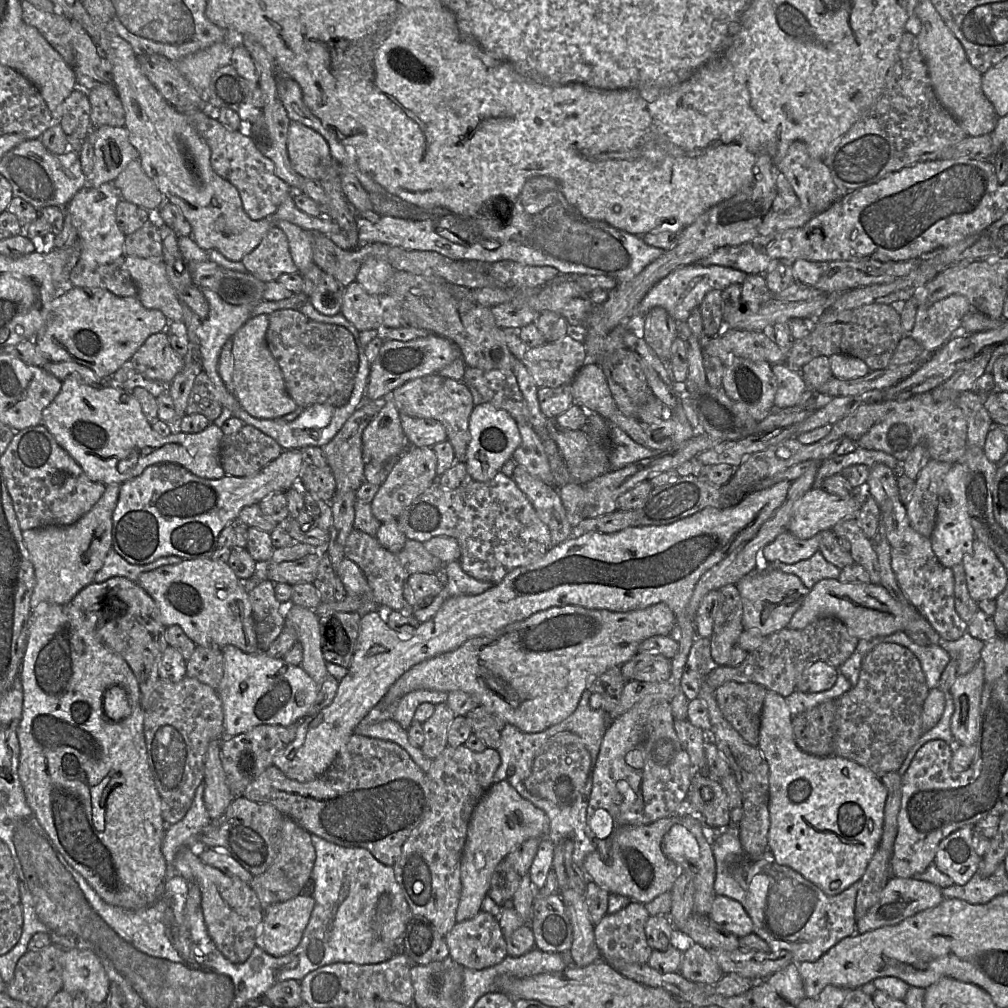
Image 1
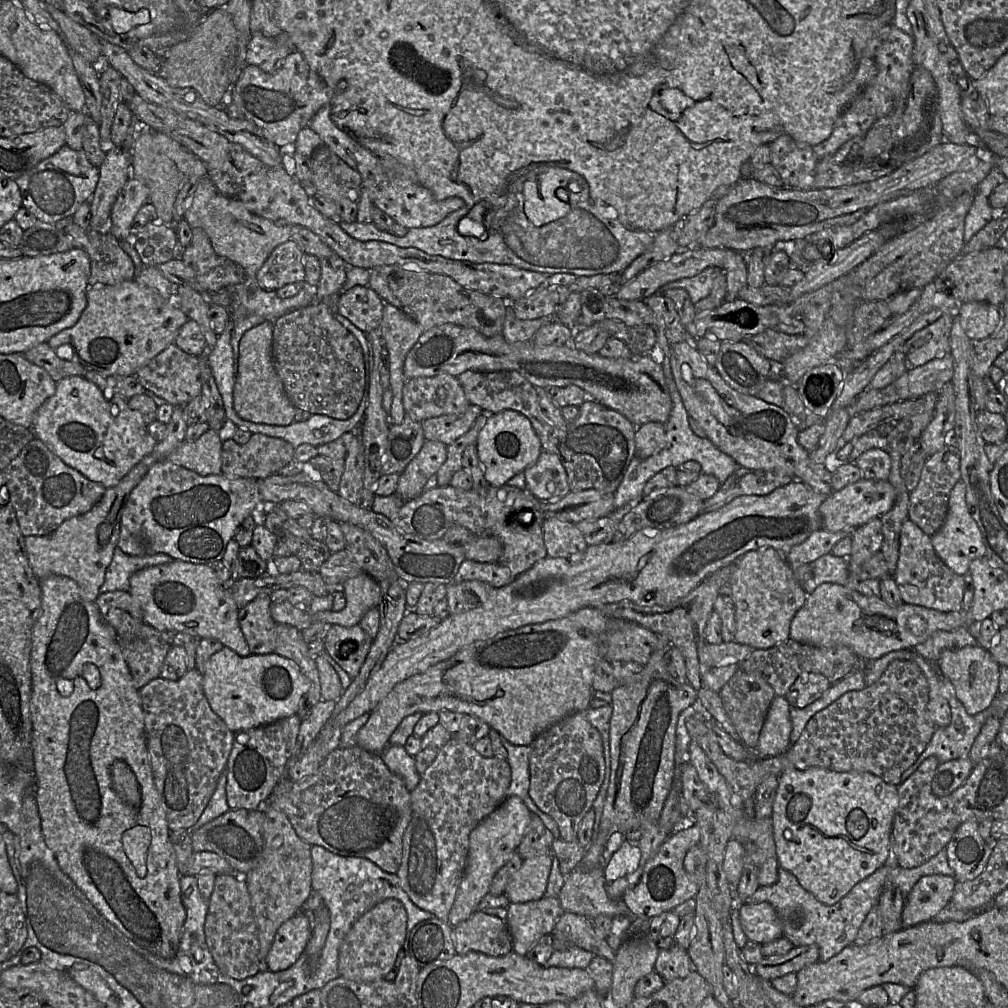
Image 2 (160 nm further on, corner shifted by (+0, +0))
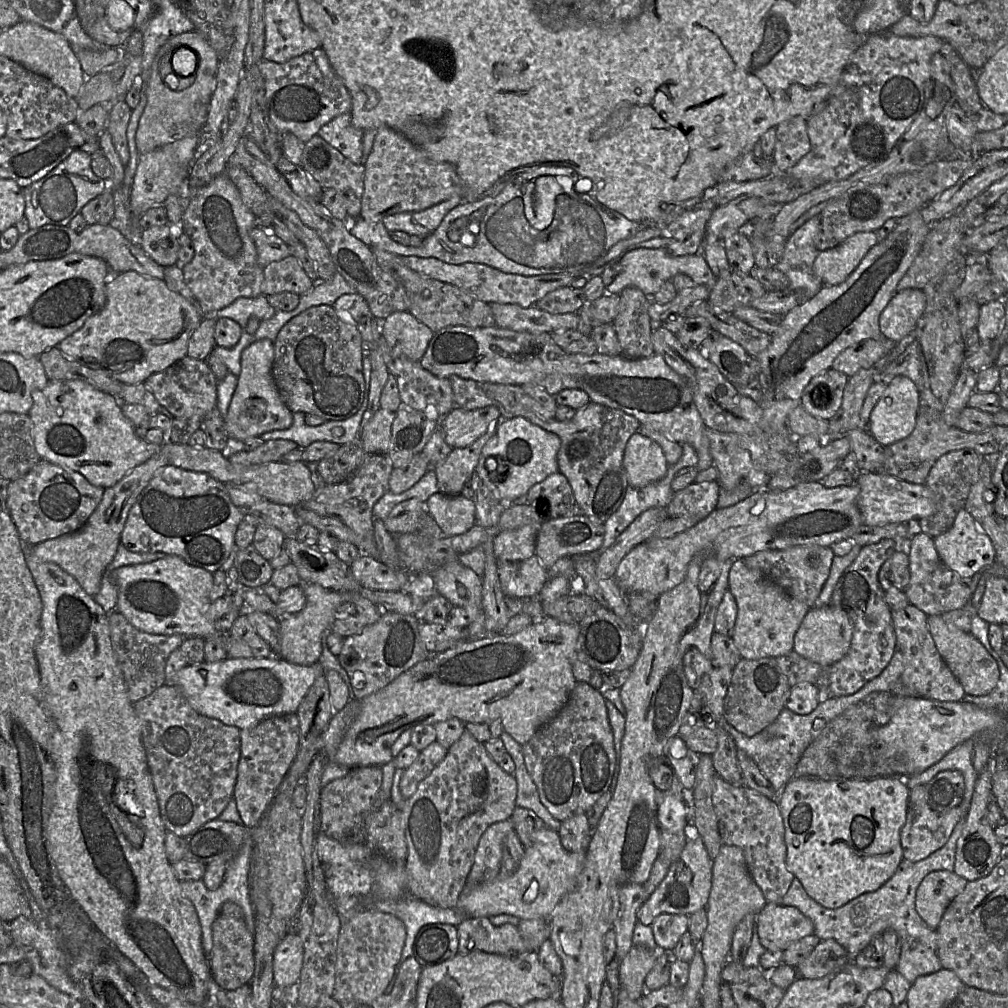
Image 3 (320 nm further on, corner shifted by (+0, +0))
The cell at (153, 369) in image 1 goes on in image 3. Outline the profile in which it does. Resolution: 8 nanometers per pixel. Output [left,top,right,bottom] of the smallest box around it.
[143,356,218,418]

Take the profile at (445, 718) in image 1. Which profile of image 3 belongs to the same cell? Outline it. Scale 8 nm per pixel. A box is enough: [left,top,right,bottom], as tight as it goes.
[400,741,448,799]

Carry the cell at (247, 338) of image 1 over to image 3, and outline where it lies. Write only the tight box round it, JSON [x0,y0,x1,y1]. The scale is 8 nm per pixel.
[224,338,293,441]

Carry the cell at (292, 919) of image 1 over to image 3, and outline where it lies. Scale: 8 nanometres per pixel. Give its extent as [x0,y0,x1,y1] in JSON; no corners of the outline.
[274,934,304,988]

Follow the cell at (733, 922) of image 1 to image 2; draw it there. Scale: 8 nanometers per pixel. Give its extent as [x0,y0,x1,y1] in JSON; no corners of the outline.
[738,903,783,945]

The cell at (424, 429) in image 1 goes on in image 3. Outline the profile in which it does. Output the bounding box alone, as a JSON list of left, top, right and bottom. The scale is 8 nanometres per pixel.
[439,406,502,448]

